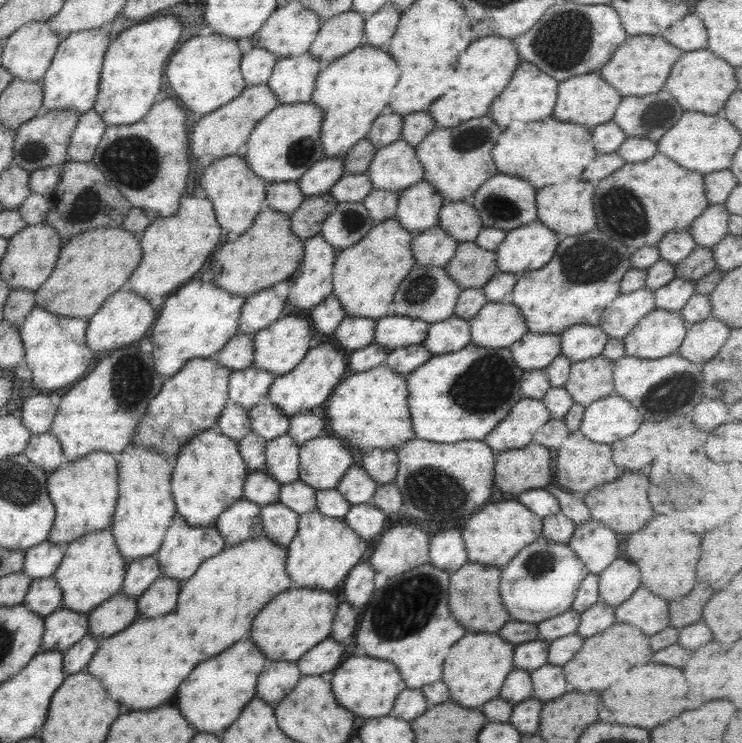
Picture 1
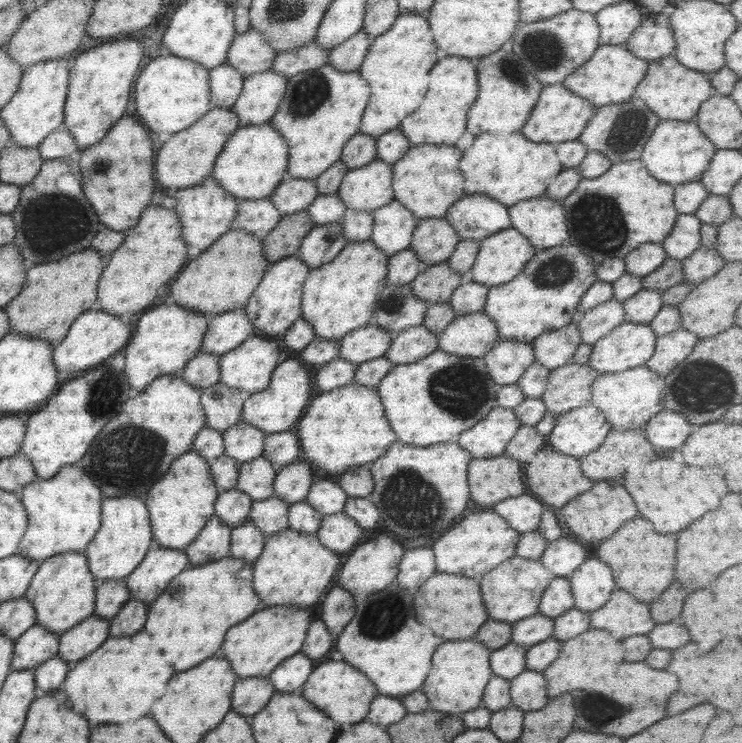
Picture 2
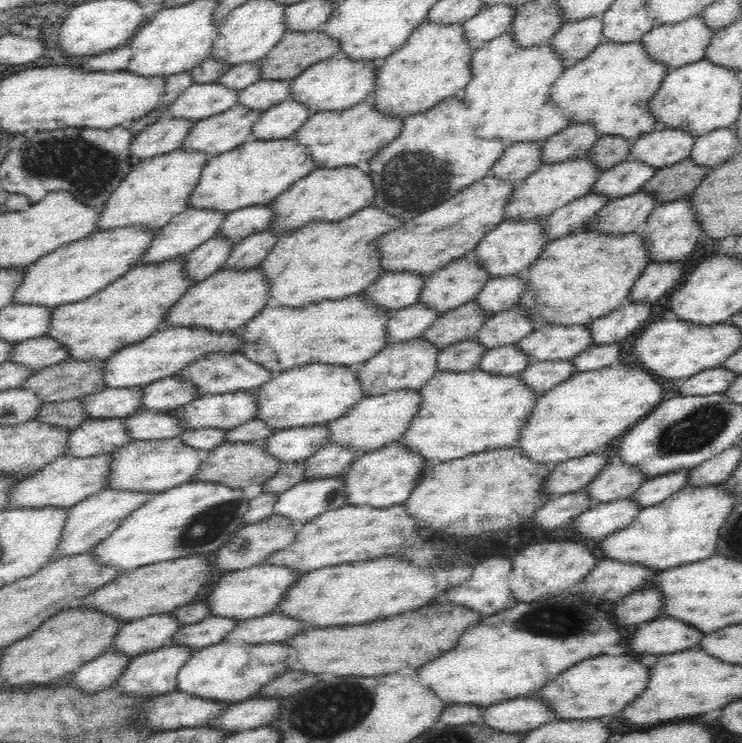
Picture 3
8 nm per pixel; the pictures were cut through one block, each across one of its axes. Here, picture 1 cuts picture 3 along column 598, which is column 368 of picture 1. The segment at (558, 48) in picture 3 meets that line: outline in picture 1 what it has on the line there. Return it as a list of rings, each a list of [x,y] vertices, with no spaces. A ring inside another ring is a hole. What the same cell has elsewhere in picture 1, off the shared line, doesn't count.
[[[385,3],[381,8],[364,19],[363,25],[363,46],[386,50],[386,44],[393,37],[401,11],[395,6]]]

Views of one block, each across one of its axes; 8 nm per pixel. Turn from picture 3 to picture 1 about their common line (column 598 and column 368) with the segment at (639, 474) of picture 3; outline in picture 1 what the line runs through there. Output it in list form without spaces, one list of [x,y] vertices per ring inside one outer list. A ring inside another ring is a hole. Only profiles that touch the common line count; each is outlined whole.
[[[352,465],[345,471],[335,490],[351,505],[366,503],[375,492],[377,483],[361,468]]]

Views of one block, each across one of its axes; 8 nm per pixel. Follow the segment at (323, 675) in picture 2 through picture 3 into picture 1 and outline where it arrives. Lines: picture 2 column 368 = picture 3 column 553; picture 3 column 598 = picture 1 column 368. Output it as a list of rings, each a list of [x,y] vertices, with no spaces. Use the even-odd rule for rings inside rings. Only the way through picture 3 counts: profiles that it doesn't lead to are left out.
[[[351,656],[341,662],[333,671],[329,681],[331,692],[341,708],[345,708],[354,716],[361,718],[377,718],[385,716],[393,706],[395,697],[406,688],[401,682],[401,675],[393,664],[377,660],[369,656]]]

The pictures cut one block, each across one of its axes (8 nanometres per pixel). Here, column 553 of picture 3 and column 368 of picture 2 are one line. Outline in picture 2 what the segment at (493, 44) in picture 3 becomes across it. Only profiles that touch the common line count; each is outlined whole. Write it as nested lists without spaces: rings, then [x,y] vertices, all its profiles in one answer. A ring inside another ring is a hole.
[[[399,13],[384,34],[371,40],[356,70],[369,86],[369,102],[363,109],[358,133],[376,138],[395,128],[402,118],[426,101],[423,94],[427,88],[427,72],[439,58],[441,55],[432,42],[425,14]]]

